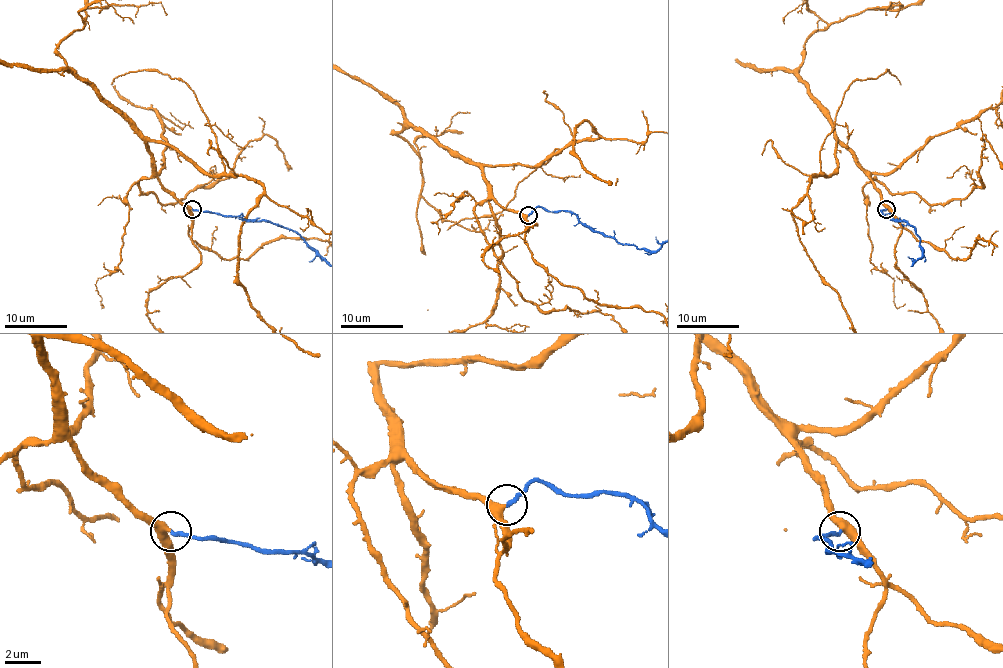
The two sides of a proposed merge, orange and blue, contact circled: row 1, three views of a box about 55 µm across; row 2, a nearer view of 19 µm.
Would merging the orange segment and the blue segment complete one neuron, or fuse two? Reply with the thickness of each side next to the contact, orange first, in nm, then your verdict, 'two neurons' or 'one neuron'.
380/240 nm | one neuron

